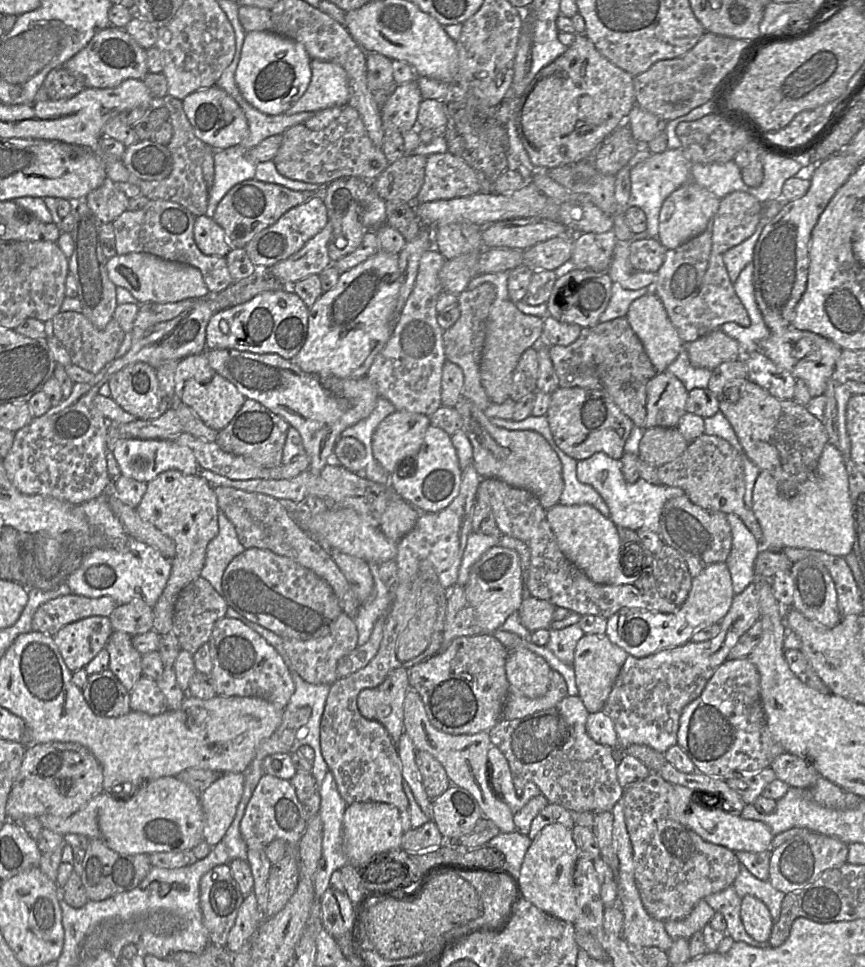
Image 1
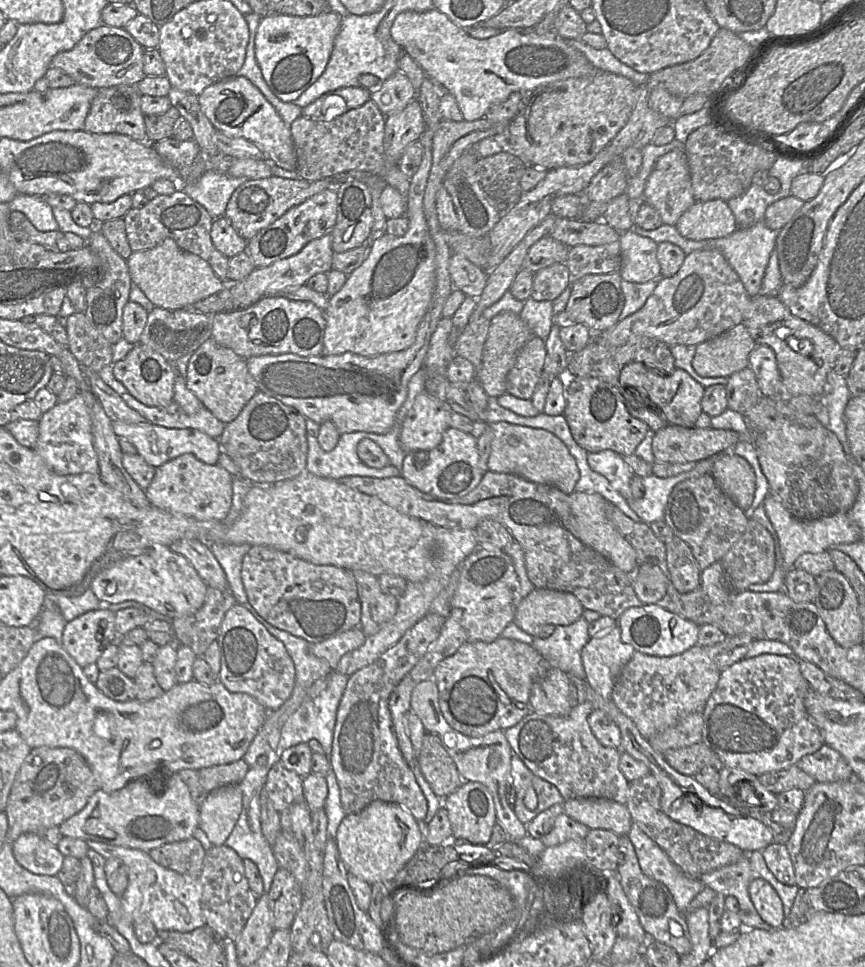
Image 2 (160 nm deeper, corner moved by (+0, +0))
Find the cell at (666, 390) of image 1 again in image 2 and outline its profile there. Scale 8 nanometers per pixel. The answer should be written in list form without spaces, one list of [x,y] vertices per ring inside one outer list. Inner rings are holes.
[[[631,363],[621,371],[619,382],[621,386],[640,391],[646,400],[663,415],[669,425],[694,427],[702,413],[701,400],[705,388],[682,369],[676,368],[670,374],[661,375],[642,363]]]

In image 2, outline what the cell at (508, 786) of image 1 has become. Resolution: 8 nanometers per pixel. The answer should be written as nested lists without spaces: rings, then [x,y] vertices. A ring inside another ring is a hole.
[[[516,755],[511,759],[511,777],[507,801],[524,824],[549,807],[565,802],[557,787],[534,775]]]

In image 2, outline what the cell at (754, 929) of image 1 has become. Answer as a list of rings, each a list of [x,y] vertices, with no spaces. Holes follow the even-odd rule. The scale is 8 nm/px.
[[[752,879],[749,895],[760,917],[771,928],[780,928],[784,922],[783,903],[776,890],[764,879]]]

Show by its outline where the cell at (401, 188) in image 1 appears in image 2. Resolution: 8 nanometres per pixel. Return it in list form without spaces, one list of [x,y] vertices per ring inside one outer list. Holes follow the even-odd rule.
[[[361,171],[343,172],[318,181],[309,181],[301,177],[297,179],[286,179],[276,176],[250,179],[233,192],[227,204],[224,217],[229,220],[236,232],[248,241],[260,230],[280,218],[290,208],[303,203],[315,194],[327,189],[337,191],[341,184],[353,180],[360,181],[370,188],[379,179],[383,178]]]

